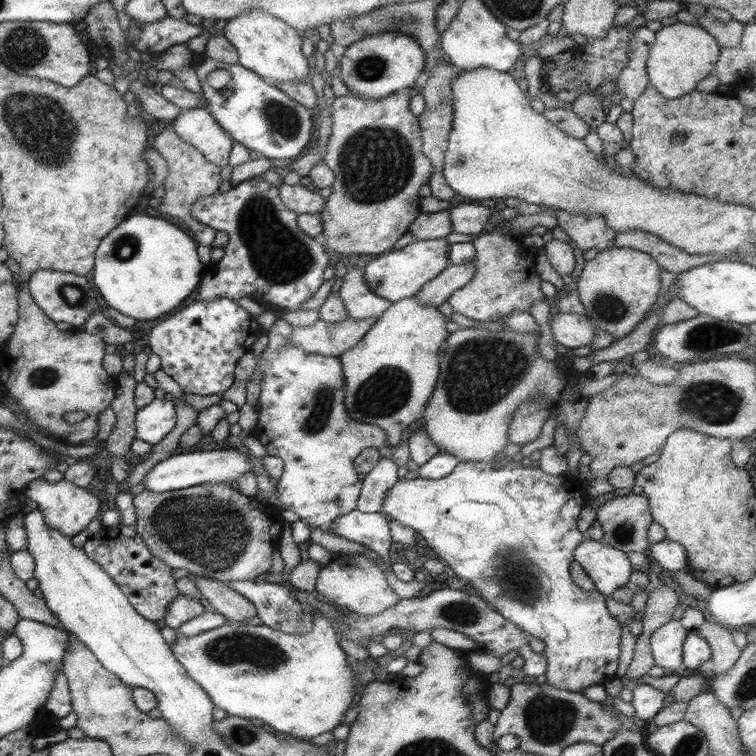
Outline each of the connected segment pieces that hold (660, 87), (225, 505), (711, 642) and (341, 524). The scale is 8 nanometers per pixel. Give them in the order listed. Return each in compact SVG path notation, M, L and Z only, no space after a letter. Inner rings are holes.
M678 21L671 27L662 27L655 32L654 42L647 55L645 72L650 86L668 100L692 92L699 80L712 73L719 49L716 40L700 28Z
M221 483L199 484L159 494L143 489L133 497L133 507L135 530L155 558L161 559L169 569L183 569L191 575L211 578L219 583L257 580L268 571L271 568L271 554L273 549L278 549L279 535L285 523L280 510L257 502L253 497L242 496L230 484Z
M704 620L695 632L707 642L710 648L710 660L713 664L711 675L727 672L735 664L735 660L739 658L741 652L733 643L729 630L723 628L723 624L719 624L719 622Z
M353 510L344 516L333 518L331 532L347 540L361 543L378 554L384 565L391 567L389 556L392 540L387 517L380 513L361 513Z

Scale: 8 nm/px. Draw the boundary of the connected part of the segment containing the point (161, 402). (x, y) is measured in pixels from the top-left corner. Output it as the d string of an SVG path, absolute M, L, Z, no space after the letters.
M168 397L147 403L135 413L134 439L141 440L151 446L160 442L175 425L176 410Z

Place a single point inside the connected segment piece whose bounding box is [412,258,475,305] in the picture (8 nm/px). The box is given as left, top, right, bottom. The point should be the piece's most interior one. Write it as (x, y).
(436, 291)

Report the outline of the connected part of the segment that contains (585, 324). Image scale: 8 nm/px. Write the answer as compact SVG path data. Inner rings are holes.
M558 312L548 320L556 343L569 349L590 346L595 327L585 315Z

